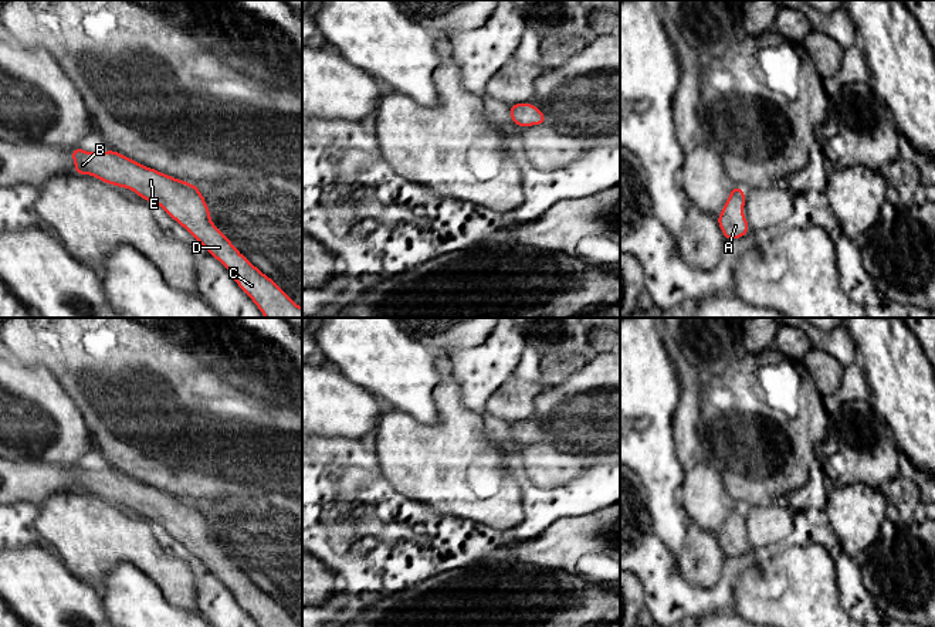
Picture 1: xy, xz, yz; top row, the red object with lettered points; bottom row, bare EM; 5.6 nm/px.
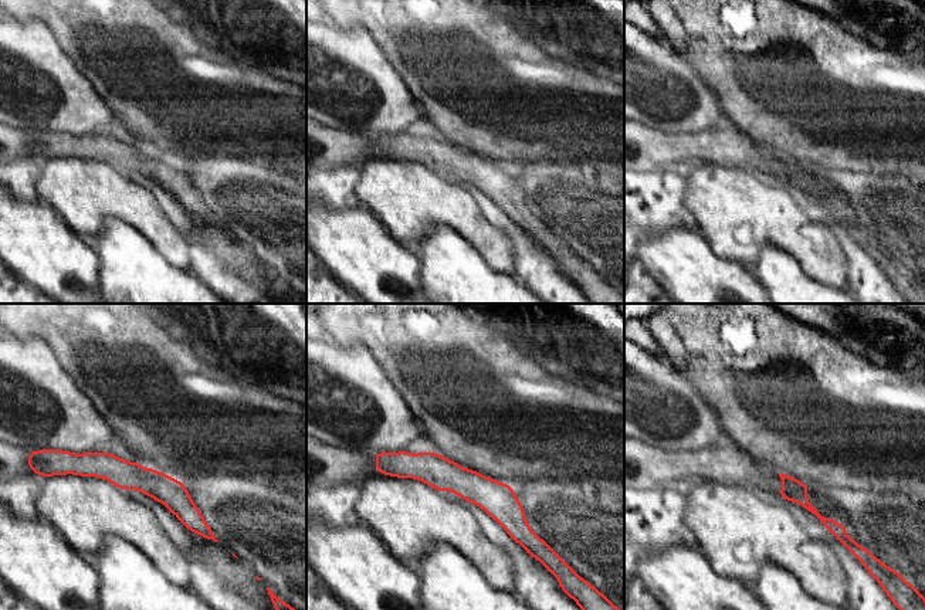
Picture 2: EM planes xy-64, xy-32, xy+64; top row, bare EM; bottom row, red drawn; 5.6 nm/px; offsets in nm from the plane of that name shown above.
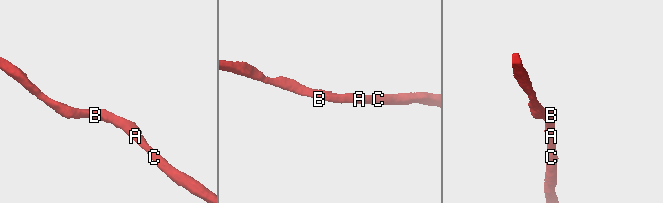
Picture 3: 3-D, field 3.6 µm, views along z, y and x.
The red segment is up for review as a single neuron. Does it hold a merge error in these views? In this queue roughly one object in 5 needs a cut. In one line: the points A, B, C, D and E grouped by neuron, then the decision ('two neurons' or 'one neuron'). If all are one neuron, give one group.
A B C D E | one neuron

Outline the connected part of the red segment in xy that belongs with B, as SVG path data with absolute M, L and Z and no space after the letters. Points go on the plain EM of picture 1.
M77 464L71 474L75 479L75 492L91 492L105 501L128 505L143 518L159 522L227 584L238 604L260 627L302 627L241 573L213 542L197 504L142 484L115 468L91 471Z

